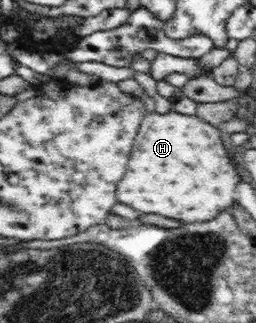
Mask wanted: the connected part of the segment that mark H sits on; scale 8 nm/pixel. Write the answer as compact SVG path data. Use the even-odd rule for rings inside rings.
M172 110L165 114L148 112L134 138L126 174L118 181L115 193L118 203L132 206L142 214L152 212L180 222L208 222L212 214L220 214L220 210L228 211L228 208L238 204L234 197L238 180L240 175L222 144L219 127L200 121L196 115L186 116Z

